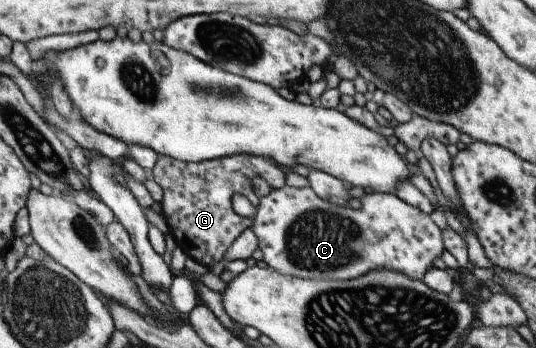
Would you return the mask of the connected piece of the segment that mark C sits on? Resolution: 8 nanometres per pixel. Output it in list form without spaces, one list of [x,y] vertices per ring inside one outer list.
[[[284,185],[272,189],[266,196],[259,198],[252,222],[257,247],[262,253],[262,264],[279,274],[301,279],[350,280],[366,274],[368,270],[386,269],[420,281],[426,270],[432,267],[432,260],[440,257],[444,250],[441,231],[429,214],[402,202],[394,193],[367,193],[359,201],[362,207],[354,210],[322,200],[310,187]]]

